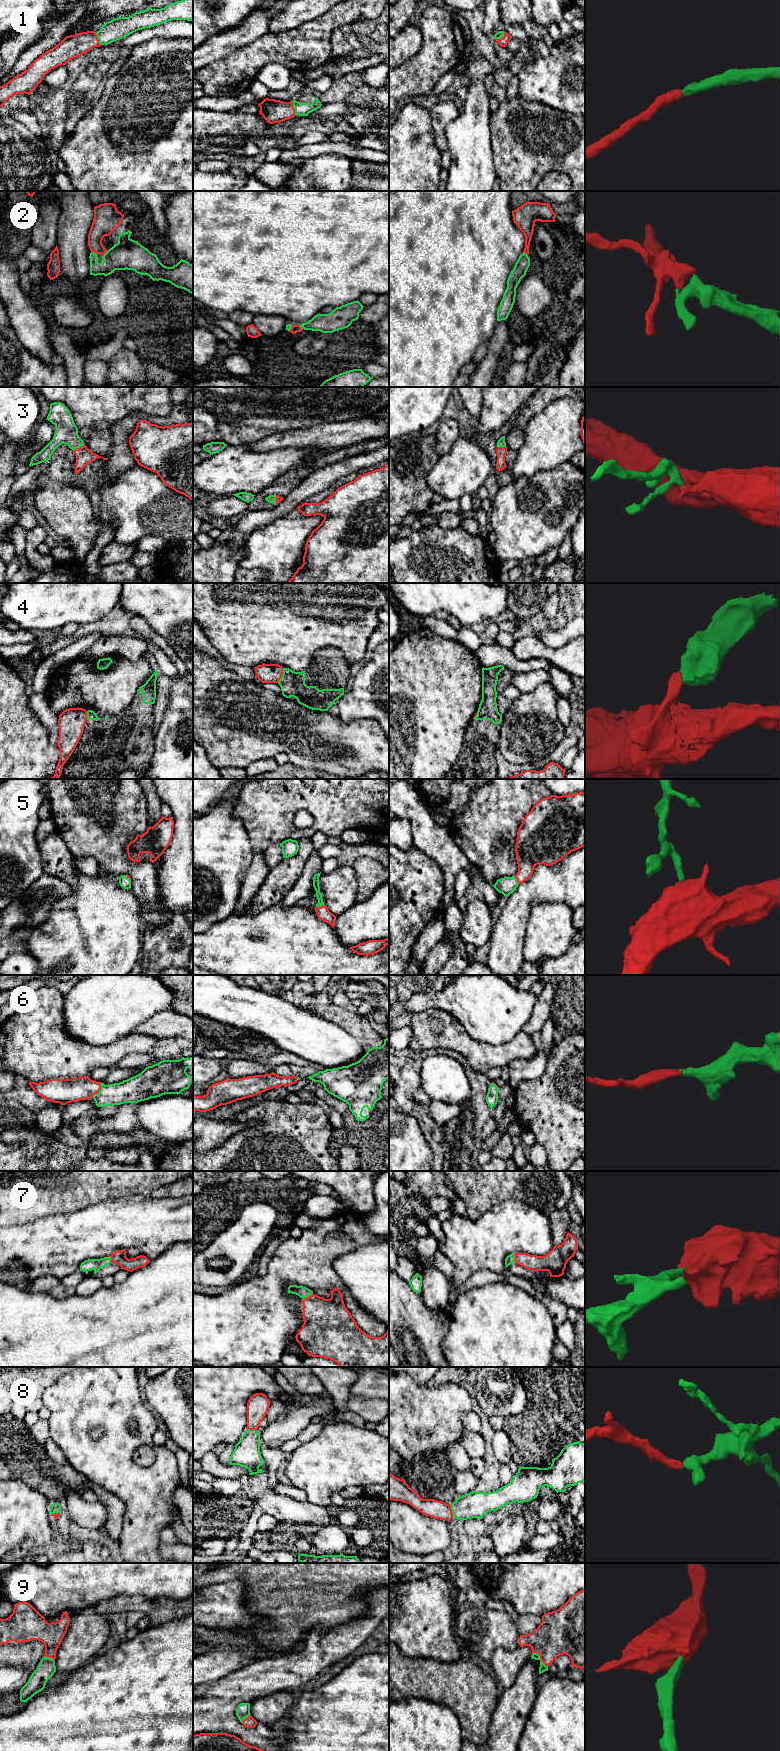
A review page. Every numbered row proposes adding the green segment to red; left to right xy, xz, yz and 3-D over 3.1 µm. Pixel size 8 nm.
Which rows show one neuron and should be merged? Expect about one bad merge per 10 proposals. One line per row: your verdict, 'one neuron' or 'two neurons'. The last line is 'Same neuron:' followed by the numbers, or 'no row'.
1: one neuron
2: one neuron
3: one neuron
4: two neurons
5: one neuron
6: one neuron
7: one neuron
8: one neuron
9: one neuron
Same neuron: 1, 2, 3, 5, 6, 7, 8, 9

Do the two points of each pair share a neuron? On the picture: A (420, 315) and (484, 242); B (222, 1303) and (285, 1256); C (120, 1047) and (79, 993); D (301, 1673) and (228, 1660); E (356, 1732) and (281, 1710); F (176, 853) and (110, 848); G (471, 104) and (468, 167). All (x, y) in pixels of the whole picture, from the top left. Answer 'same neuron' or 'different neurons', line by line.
A: same neuron
B: same neuron
C: different neurons
D: different neurons
E: different neurons
F: different neurons
G: same neuron

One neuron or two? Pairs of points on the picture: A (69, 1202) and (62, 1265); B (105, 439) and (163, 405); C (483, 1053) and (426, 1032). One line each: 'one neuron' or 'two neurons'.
A: two neurons
B: two neurons
C: one neuron

